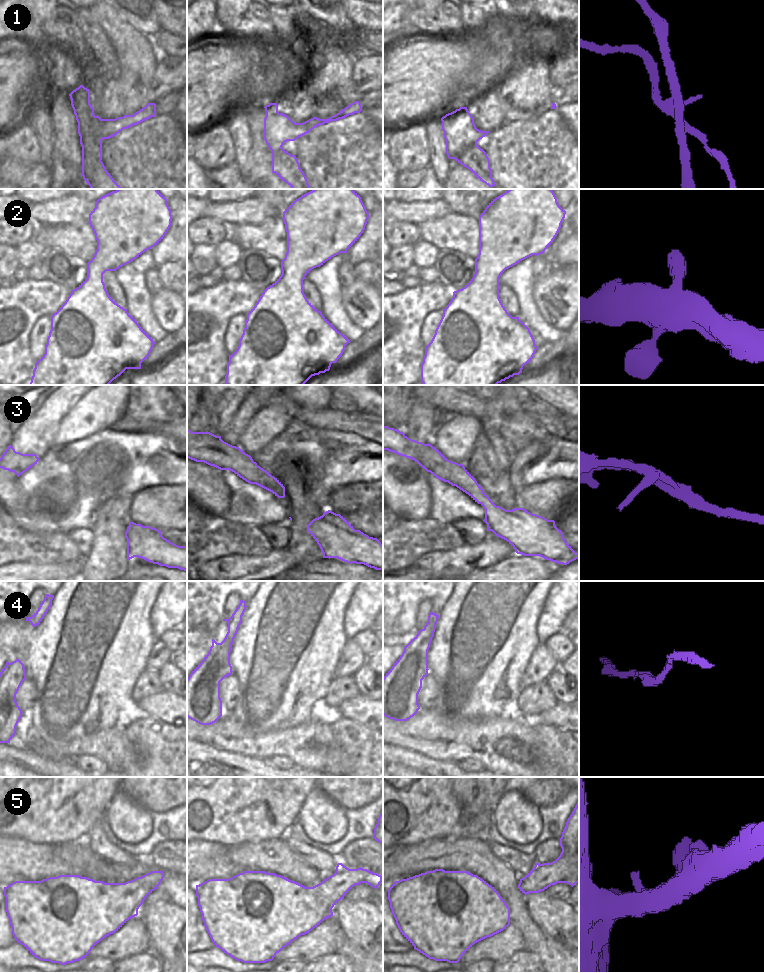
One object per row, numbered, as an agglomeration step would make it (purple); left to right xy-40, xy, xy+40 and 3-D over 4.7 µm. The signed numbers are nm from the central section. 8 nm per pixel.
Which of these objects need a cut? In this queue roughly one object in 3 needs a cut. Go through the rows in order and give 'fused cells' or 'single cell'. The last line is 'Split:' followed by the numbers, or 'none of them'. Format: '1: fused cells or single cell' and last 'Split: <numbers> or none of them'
1: fused cells
2: single cell
3: fused cells
4: single cell
5: single cell
Split: 1, 3

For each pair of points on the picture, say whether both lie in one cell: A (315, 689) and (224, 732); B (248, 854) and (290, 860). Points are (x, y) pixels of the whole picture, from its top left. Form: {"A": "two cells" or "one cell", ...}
{"A": "two cells", "B": "one cell"}

